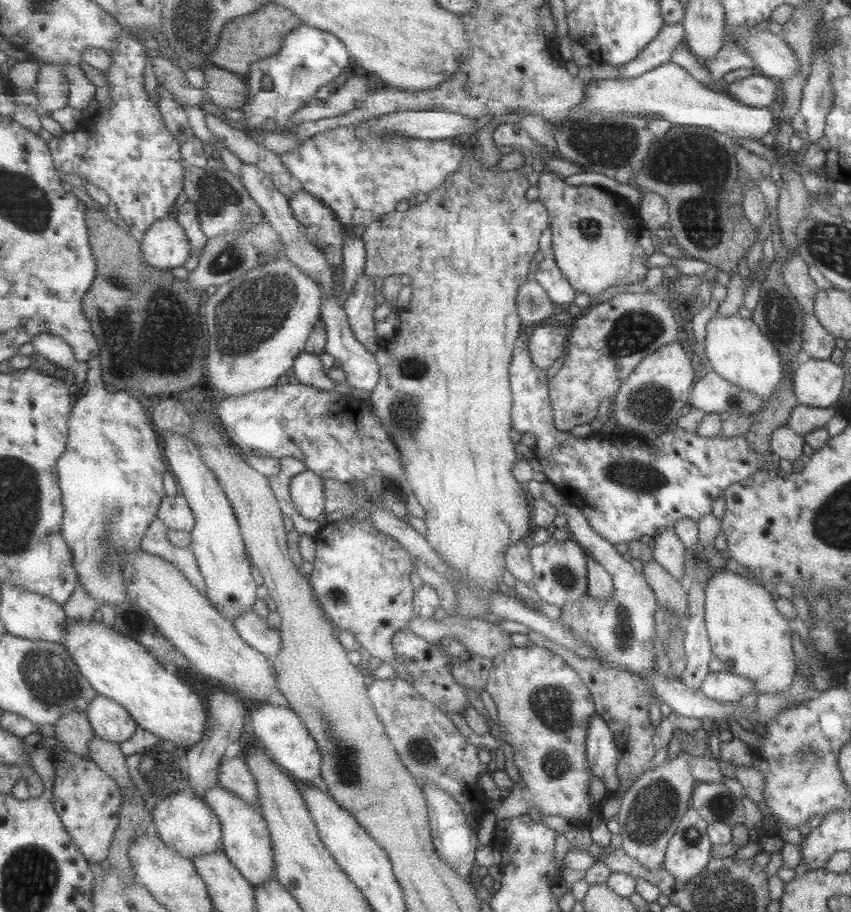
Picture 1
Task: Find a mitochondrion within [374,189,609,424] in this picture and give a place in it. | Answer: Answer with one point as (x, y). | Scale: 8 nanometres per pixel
(413, 367)

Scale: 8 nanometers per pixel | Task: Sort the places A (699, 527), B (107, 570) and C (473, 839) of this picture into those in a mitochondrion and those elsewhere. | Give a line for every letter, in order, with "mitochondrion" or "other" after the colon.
A: other
B: mitochondrion
C: other

